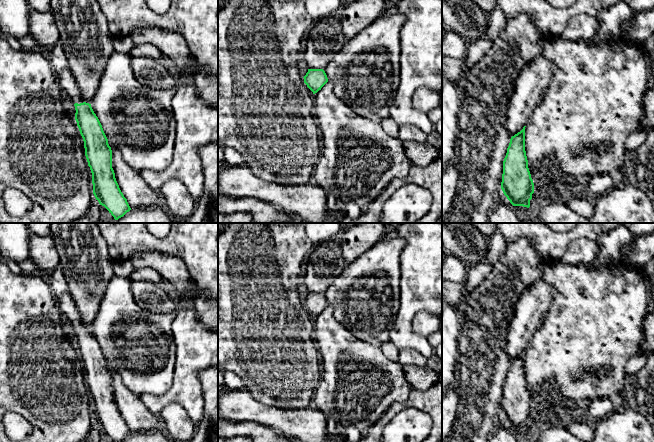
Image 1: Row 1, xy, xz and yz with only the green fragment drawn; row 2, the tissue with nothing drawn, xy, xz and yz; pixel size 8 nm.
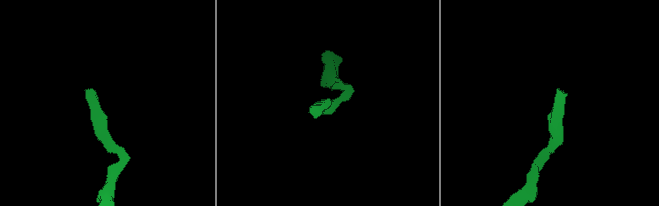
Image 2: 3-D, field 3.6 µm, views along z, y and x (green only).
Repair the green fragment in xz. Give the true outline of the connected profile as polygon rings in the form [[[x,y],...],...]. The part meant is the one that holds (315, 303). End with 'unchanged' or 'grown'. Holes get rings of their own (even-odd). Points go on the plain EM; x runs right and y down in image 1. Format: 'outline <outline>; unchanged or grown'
outline [[[308,293],[303,301],[304,307],[313,316],[317,317],[328,306],[327,299],[323,293]]]; unchanged

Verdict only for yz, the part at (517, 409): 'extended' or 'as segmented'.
as segmented

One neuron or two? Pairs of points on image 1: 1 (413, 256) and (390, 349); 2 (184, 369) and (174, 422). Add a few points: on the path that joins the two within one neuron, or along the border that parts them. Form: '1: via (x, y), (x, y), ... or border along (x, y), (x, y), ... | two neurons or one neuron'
1: border along (390, 340), (399, 349) | two neurons
2: border along (159, 412), (169, 404), (179, 404), (192, 422) | two neurons

